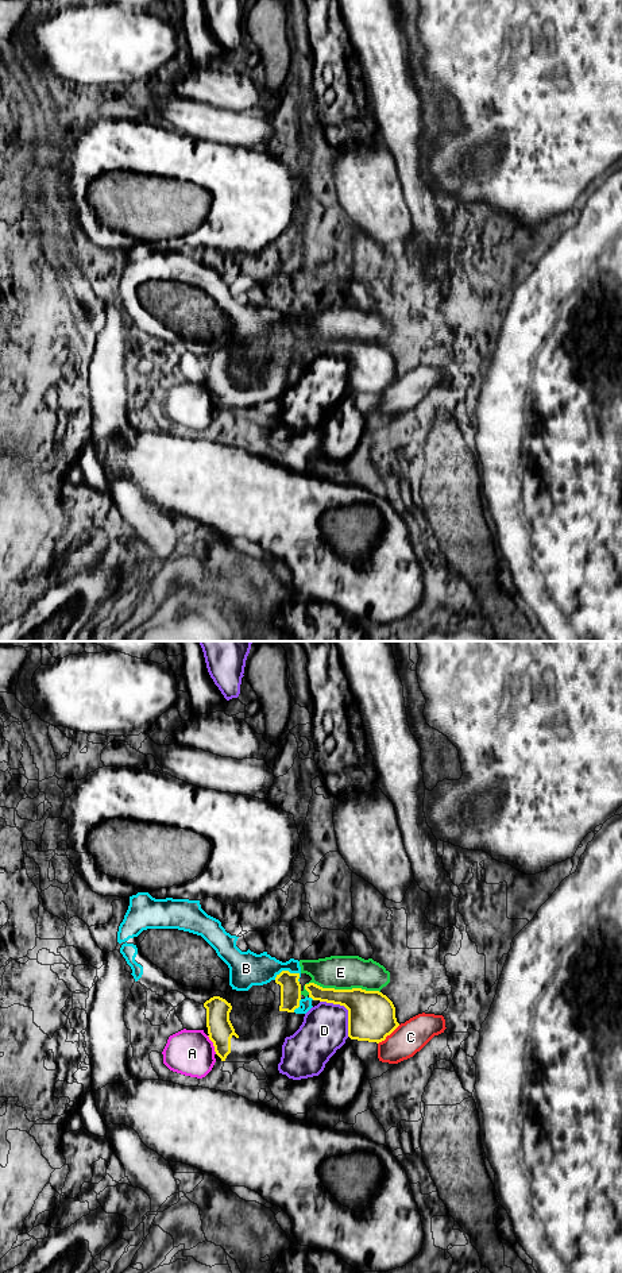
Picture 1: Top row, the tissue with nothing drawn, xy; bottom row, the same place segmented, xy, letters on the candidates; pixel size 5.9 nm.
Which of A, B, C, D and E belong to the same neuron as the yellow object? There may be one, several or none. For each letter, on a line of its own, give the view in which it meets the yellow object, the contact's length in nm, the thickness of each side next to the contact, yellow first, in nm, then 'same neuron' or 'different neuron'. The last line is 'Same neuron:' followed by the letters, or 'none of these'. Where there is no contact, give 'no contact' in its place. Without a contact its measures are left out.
A: xy | 130 nm | 150/280 nm | different neuron
B: xy | 160 nm | 130/200 nm | different neuron
C: xy | 180 nm | 280/190 nm | different neuron
D: xy | 280 nm | 280/280 nm | different neuron
E: xy | 460 nm | 280/200 nm | different neuron
Same neuron: none of these

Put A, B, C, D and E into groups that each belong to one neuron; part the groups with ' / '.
A / B E / C / D

